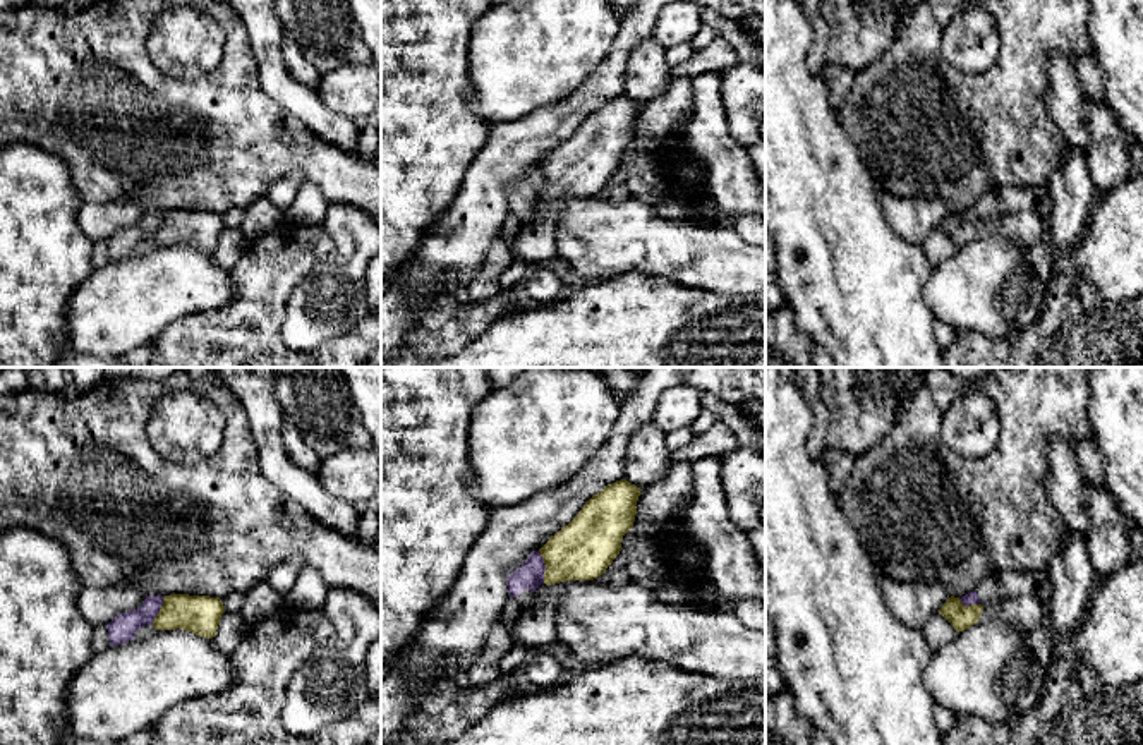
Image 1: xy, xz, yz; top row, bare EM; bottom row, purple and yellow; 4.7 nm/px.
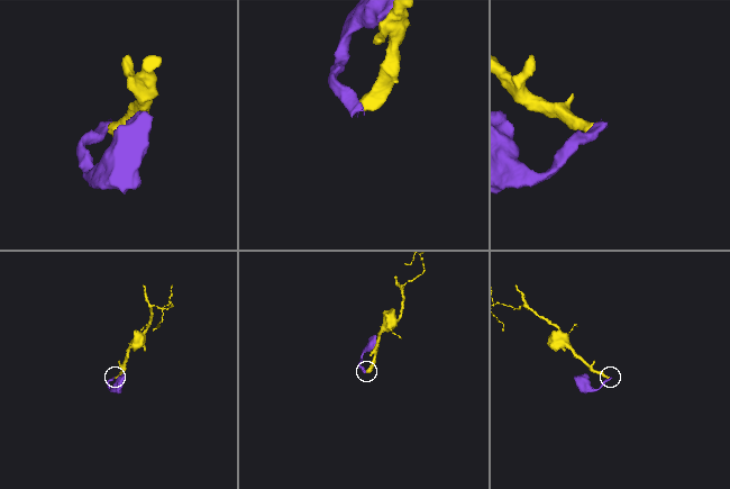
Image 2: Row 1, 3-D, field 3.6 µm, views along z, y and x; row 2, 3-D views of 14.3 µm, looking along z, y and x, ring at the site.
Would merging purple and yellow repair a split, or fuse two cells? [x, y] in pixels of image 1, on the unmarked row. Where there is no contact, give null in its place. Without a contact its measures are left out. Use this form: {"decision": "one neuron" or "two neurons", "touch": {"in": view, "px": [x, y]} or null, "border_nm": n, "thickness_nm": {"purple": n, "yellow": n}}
{"decision": "two neurons", "touch": {"in": "xz", "px": [544, 182]}, "border_nm": 160, "thickness_nm": {"purple": 120, "yellow": 280}}

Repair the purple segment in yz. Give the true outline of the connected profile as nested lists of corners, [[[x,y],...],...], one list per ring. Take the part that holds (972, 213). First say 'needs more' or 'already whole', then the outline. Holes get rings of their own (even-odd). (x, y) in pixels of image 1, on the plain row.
needs more; [[[1002,187],[983,196],[973,208],[959,213],[963,221],[982,220],[983,223],[1007,215],[1035,213],[1042,220],[1052,215],[1049,187]]]

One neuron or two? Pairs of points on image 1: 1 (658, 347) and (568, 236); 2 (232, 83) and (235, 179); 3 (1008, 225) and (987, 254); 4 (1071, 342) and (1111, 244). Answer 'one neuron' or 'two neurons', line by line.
1: two neurons
2: one neuron
3: two neurons
4: two neurons

